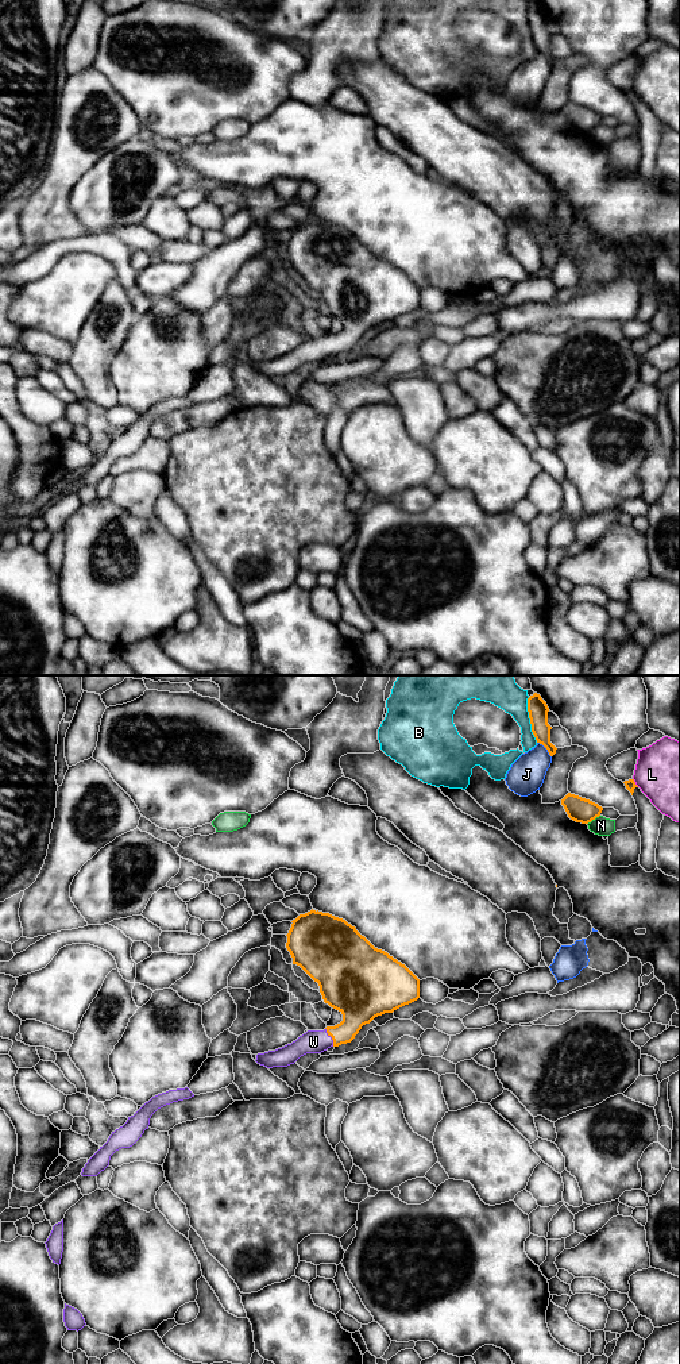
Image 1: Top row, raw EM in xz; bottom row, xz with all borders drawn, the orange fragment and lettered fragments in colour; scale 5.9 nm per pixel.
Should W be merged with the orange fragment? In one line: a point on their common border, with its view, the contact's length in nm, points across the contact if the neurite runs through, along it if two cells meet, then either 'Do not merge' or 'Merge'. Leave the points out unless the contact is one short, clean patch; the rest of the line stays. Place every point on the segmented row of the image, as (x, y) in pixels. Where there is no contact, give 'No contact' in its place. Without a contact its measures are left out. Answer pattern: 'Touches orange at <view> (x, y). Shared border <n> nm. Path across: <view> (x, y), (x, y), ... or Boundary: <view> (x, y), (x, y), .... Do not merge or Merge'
Touches orange at xz (331, 1036). Shared border 120 nm. Path across: xz (359, 1005), (355, 1016), (331, 1036), (313, 1041). Merge

